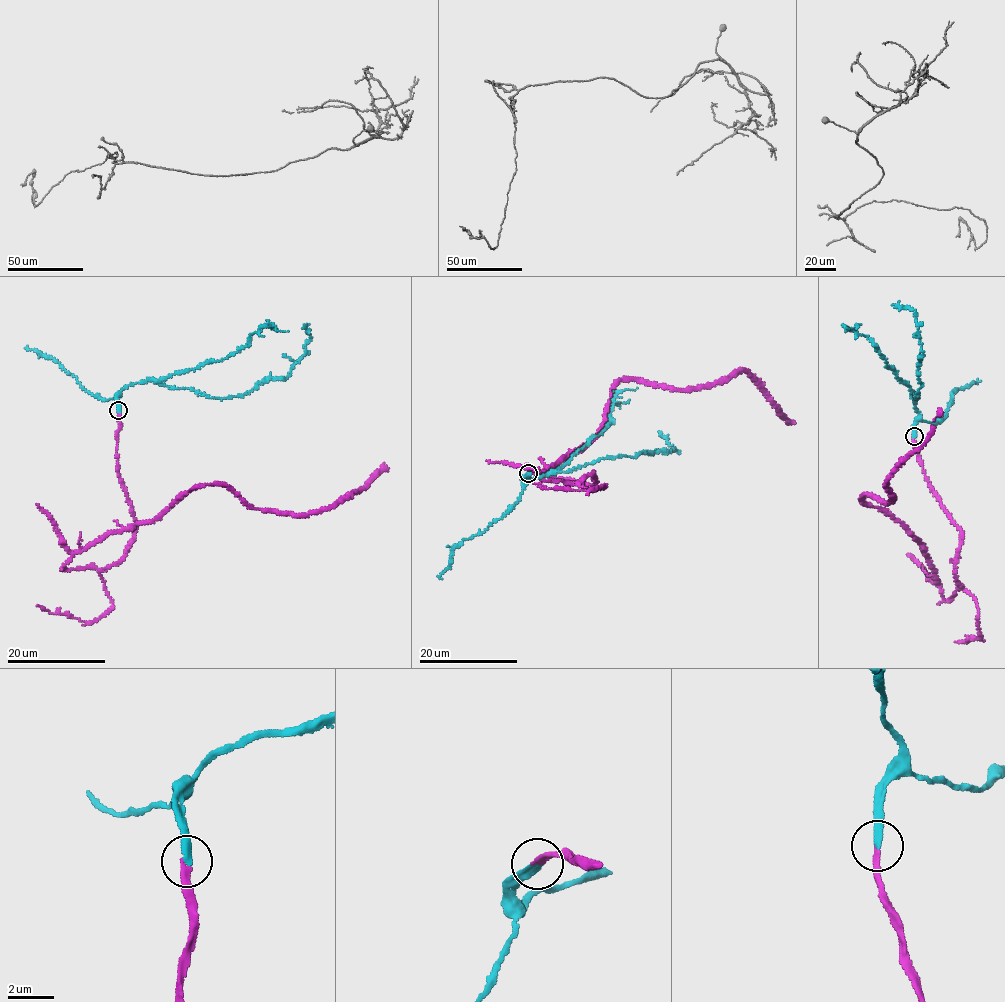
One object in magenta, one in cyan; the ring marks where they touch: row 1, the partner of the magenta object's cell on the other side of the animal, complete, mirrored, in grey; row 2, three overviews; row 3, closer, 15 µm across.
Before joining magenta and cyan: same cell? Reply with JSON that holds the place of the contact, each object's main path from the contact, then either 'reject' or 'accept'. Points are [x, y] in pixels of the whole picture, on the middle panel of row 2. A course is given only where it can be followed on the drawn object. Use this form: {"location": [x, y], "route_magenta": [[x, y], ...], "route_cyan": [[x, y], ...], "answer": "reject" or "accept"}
{"location": [528, 473], "route_magenta": [[528, 473], [597, 483], [539, 475], [597, 432], [621, 381], [699, 389], [745, 371], [794, 421]], "route_cyan": [[528, 473], [522, 480], [526, 483], [609, 456], [634, 457], [641, 452], [675, 449], [659, 431]], "answer": "accept"}

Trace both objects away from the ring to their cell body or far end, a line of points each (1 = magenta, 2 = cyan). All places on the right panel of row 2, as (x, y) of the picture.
1: (913, 436), (960, 530), (962, 587), (949, 600), (919, 542), (863, 501), (895, 497), (891, 473), (939, 411)
2: (913, 436), (918, 414), (915, 395), (922, 385), (918, 378), (922, 356), (913, 310), (891, 304)

